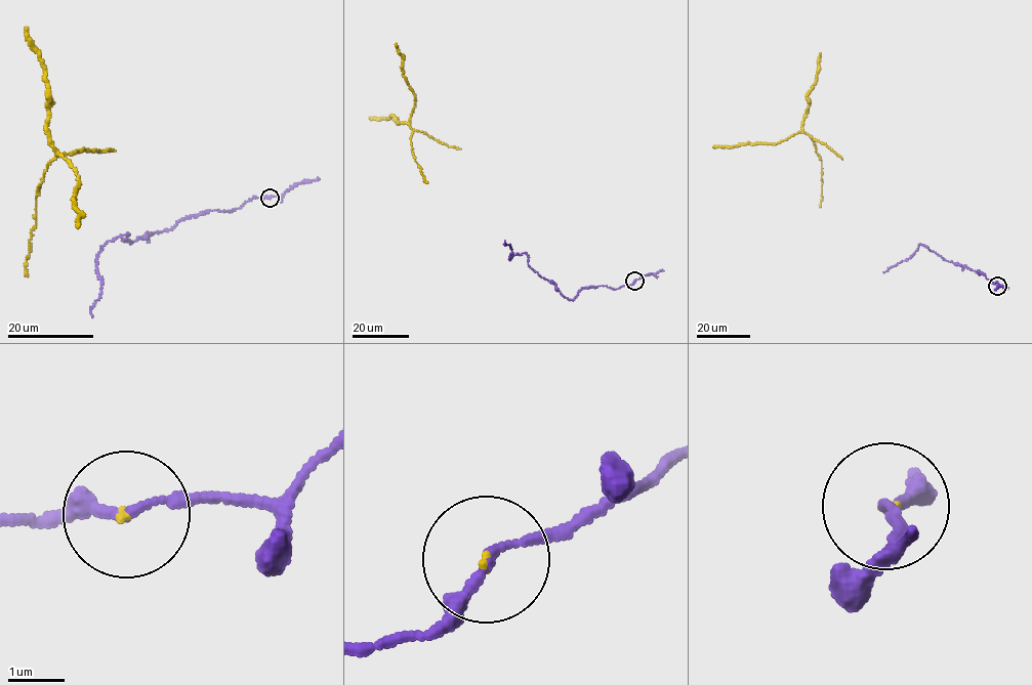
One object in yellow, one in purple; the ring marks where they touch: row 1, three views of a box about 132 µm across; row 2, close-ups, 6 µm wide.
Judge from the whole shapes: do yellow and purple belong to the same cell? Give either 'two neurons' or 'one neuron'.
two neurons

